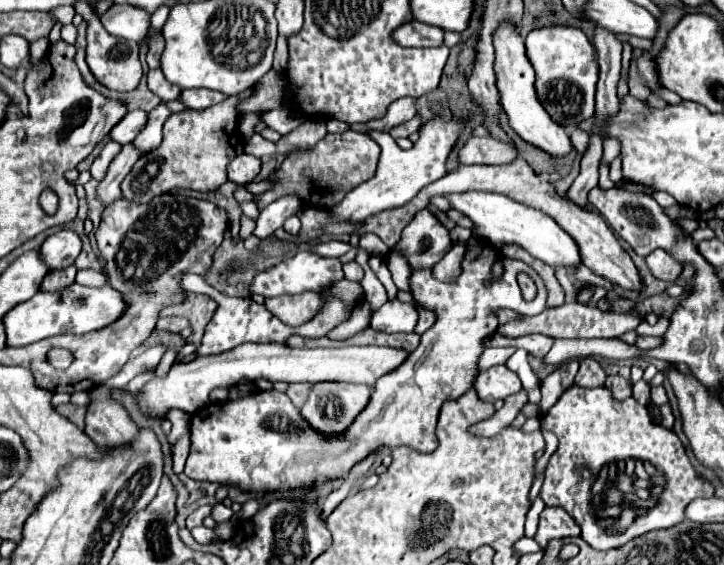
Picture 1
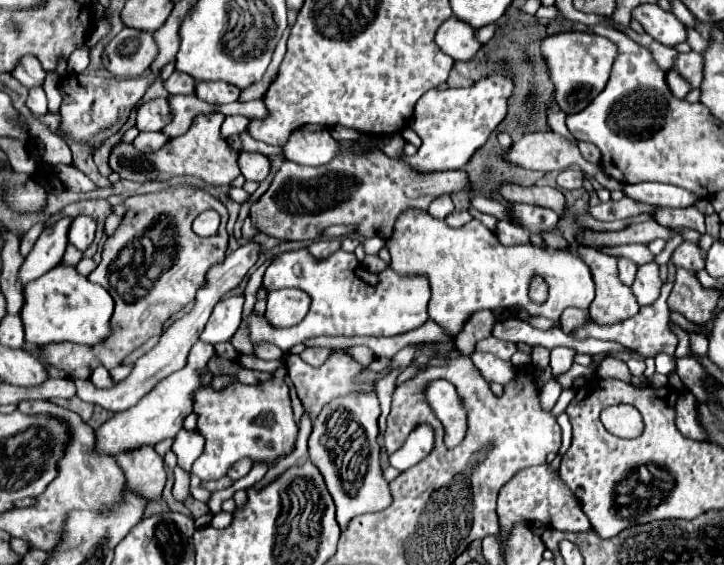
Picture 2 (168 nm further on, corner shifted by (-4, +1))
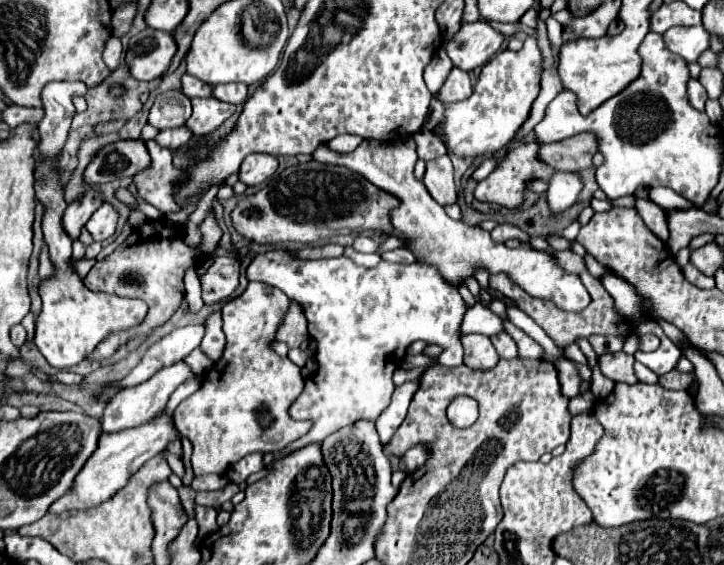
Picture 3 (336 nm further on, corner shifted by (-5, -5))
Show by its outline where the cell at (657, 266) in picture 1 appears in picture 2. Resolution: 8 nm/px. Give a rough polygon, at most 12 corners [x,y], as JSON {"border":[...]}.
{"border":[[684,241],[674,251],[674,265],[692,273],[706,267],[698,243]]}

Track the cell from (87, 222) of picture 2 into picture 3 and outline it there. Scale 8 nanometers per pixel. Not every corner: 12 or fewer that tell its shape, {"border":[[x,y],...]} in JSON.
{"border":[[103,205],[85,227],[93,241],[105,241],[115,233],[117,211]]}

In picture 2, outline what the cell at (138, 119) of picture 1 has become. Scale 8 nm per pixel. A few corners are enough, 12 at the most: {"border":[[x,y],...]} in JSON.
{"border":[[170,97],[138,107],[140,131],[162,131],[170,121]]}

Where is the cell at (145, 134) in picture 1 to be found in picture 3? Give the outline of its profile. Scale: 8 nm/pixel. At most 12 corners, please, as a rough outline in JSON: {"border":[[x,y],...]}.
{"border":[[191,99],[185,127],[193,135],[215,131],[235,113],[235,105]]}

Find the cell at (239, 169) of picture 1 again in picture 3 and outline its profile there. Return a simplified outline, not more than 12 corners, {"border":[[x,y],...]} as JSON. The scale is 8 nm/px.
{"border":[[265,153],[247,155],[239,181],[261,185],[277,169],[277,159]]}

